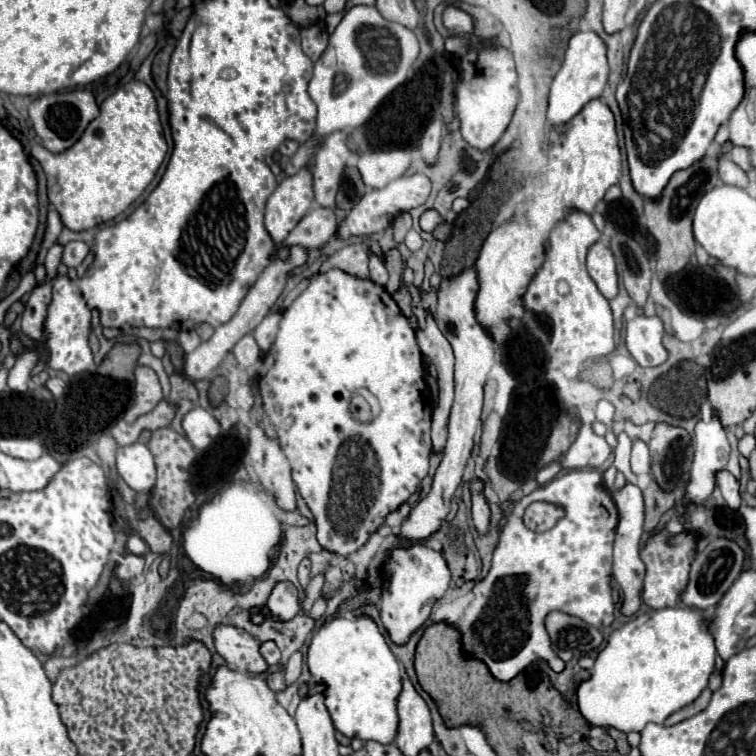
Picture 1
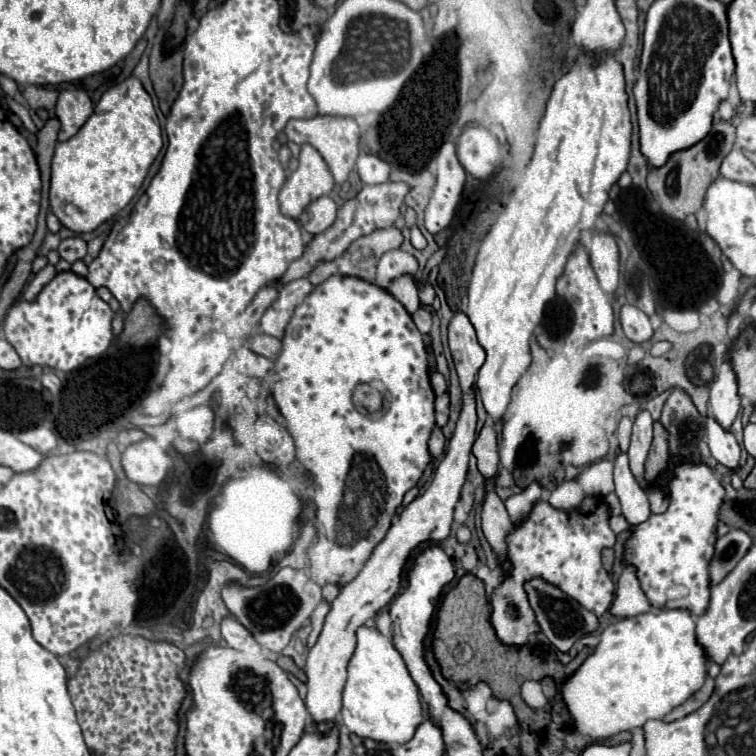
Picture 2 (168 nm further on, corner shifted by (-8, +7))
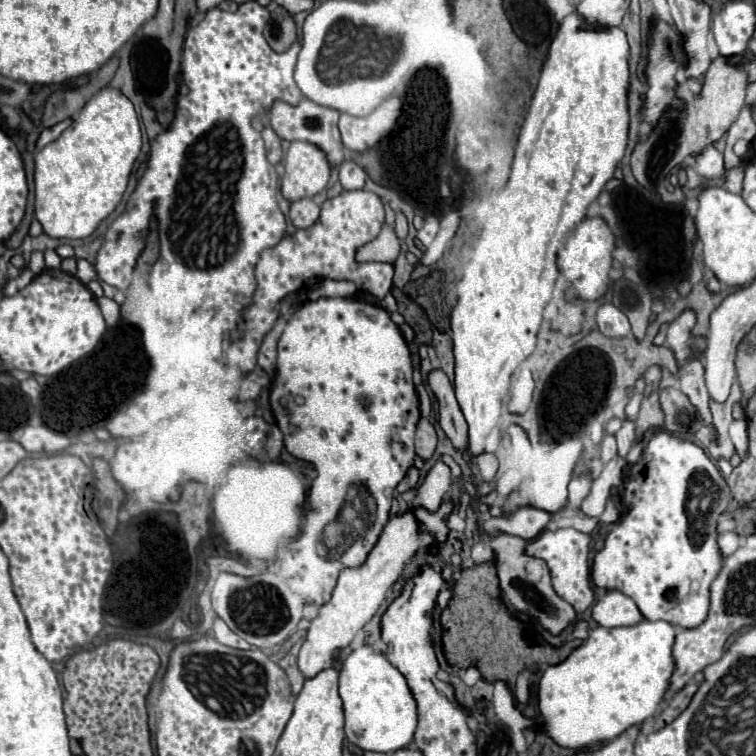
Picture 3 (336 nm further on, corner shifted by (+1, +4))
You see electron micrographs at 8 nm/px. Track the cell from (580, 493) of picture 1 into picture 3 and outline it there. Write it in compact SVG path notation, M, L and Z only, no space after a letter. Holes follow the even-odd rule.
M558 529L558 531L546 531L540 533L530 545L528 545L528 555L542 557L548 563L550 575L552 575L552 585L554 591L568 601L576 613L582 613L588 609L594 601L594 593L590 587L590 567L588 567L588 551L590 551L590 535L584 535L576 529Z

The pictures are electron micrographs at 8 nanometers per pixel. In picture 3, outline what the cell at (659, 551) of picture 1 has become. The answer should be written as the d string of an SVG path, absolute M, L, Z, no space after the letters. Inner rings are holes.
M700 418L692 426L694 427L691 434L688 434L686 438L682 435L682 439L664 429L656 429L650 435L642 451L642 459L646 461L644 481L634 491L634 497L630 499L630 503L624 505L624 513L620 513L620 519L616 523L602 525L598 529L598 533L606 537L604 537L604 547L592 559L592 581L596 587L606 591L618 589L624 595L632 597L640 613L644 615L644 619L650 619L650 621L662 619L672 625L680 625L684 629L698 627L706 619L708 605L710 605L710 583L718 577L718 571L722 567L722 555L716 543L718 539L716 523L720 513L724 513L730 507L732 495L716 463L721 458L730 460L735 453L730 438L718 437L717 441L713 441L707 425ZM724 441L726 441L724 453L726 451L728 453L716 455L718 445L724 447Z

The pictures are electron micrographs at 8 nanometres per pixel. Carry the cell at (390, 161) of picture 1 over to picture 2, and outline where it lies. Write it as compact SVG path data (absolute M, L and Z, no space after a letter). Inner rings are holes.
M361 154L357 158L357 172L363 184L381 184L381 182L389 182L391 164L375 154Z

